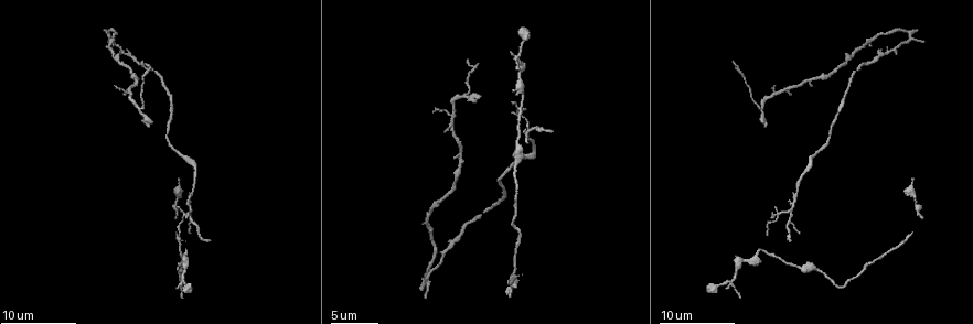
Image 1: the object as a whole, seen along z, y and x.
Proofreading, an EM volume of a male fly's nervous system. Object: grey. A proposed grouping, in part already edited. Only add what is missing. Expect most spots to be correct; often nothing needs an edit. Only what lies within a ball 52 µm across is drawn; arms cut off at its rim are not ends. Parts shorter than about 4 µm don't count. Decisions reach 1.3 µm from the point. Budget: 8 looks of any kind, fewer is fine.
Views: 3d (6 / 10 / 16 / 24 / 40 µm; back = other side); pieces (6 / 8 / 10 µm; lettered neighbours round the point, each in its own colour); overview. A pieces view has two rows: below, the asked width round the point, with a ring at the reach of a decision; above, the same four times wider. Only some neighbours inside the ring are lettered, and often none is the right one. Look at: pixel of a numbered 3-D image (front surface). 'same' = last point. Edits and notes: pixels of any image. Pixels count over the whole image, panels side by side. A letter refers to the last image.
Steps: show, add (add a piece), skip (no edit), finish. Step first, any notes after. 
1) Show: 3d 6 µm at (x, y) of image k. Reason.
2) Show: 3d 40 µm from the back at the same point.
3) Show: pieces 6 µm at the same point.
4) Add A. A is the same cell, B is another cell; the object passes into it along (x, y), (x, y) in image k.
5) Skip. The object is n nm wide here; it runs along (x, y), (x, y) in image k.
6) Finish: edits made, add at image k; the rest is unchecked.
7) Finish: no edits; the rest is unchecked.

Show: 3d 10 µm at (209, 240) of image 1. Tapers out.

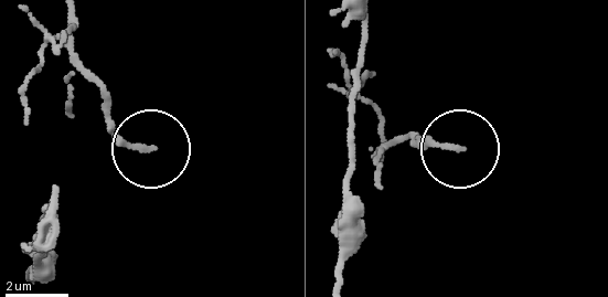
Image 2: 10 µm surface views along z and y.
Show: pieces 10 µm at (460, 149) of image 2. What lies round it.

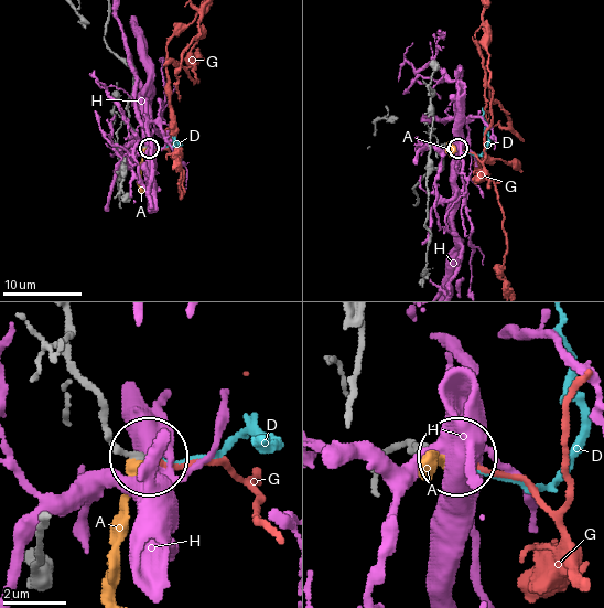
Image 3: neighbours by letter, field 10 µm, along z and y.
Add D. D is the same cell, A, G and H are other cells; the object passes into it along (442, 145), (480, 153), (487, 140), (482, 109) in image 3; the neuron continues.

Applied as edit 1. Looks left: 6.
Show: pieces 10 µm at (179, 208) of image 1. Branch stops here.

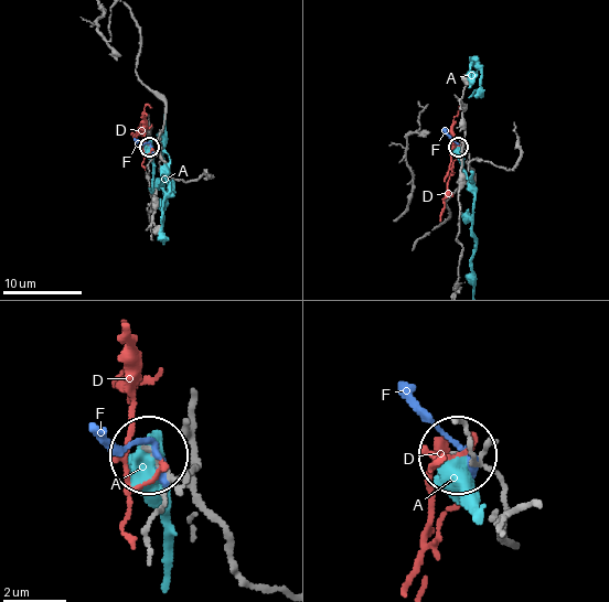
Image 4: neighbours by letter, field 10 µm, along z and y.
Skip. The object is 100 nm wide here; A, D and F are other cells; none of them fits.

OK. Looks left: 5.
Show: pieces 10 µm at (764, 125) of image 1. An open end.

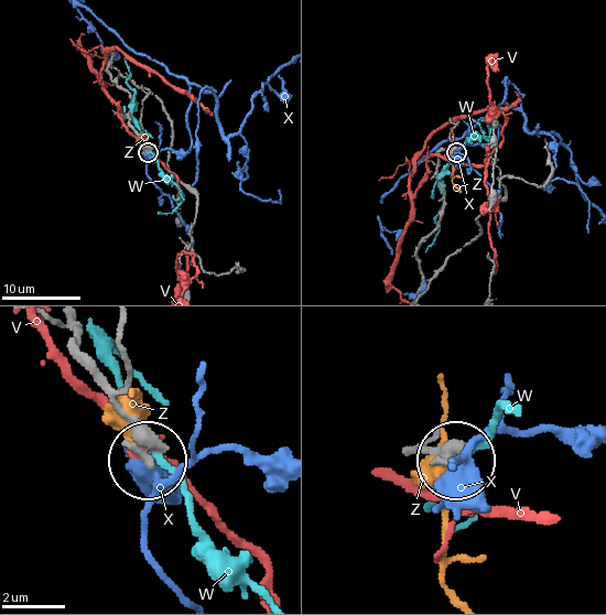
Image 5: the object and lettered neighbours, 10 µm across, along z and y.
Skip. V, W, X and Z are other cells; none of them fits.

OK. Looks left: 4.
Show: pieces 8 µm at (434, 109) of image 1. Branch stops here.

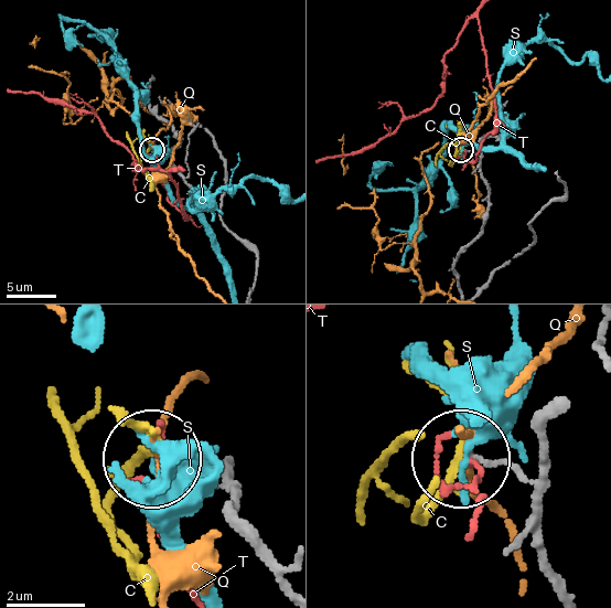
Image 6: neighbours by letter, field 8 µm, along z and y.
Skip. The object is 110 nm wide here; C, Q, S and T are other cells; no lettered piece goes on from it.

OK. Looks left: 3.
Finish: edits made, add at image 3; the rest is unchecked.

